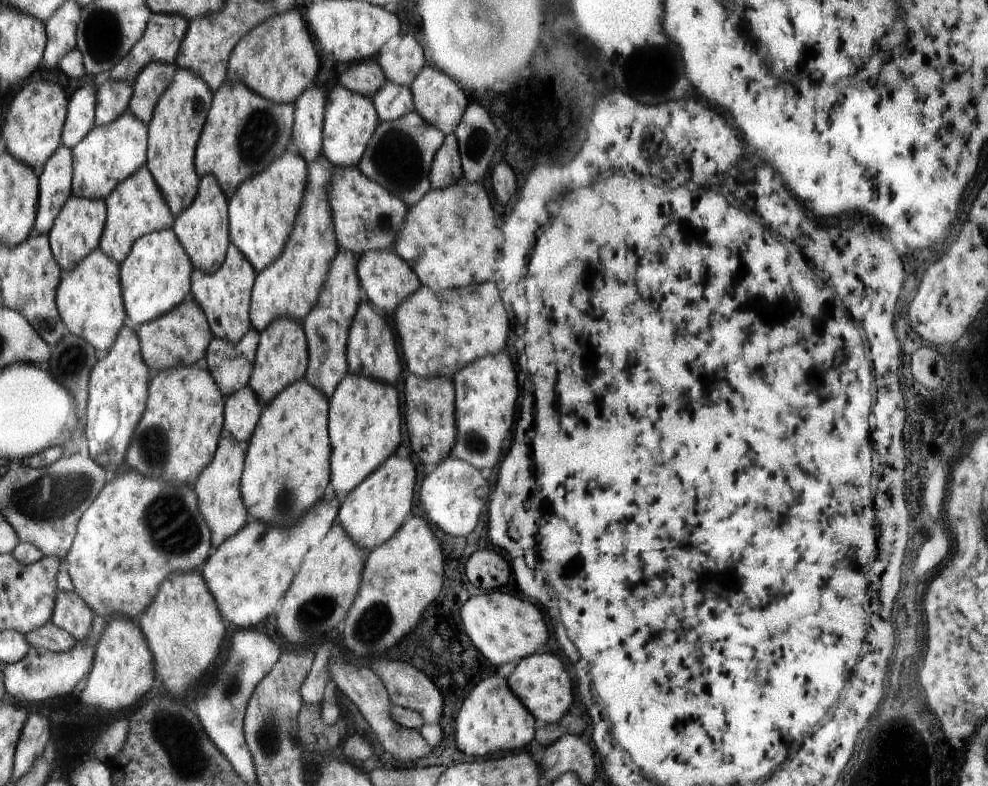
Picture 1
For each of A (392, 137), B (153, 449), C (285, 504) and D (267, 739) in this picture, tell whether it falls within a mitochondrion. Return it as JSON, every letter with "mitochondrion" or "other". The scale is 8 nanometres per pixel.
{"A":"mitochondrion","B":"mitochondrion","C":"mitochondrion","D":"mitochondrion"}

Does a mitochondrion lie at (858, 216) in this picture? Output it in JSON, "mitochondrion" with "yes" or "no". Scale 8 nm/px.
{"mitochondrion":"no"}

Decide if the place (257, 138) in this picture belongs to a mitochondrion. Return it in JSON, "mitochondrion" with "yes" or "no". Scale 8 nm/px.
{"mitochondrion":"yes"}

